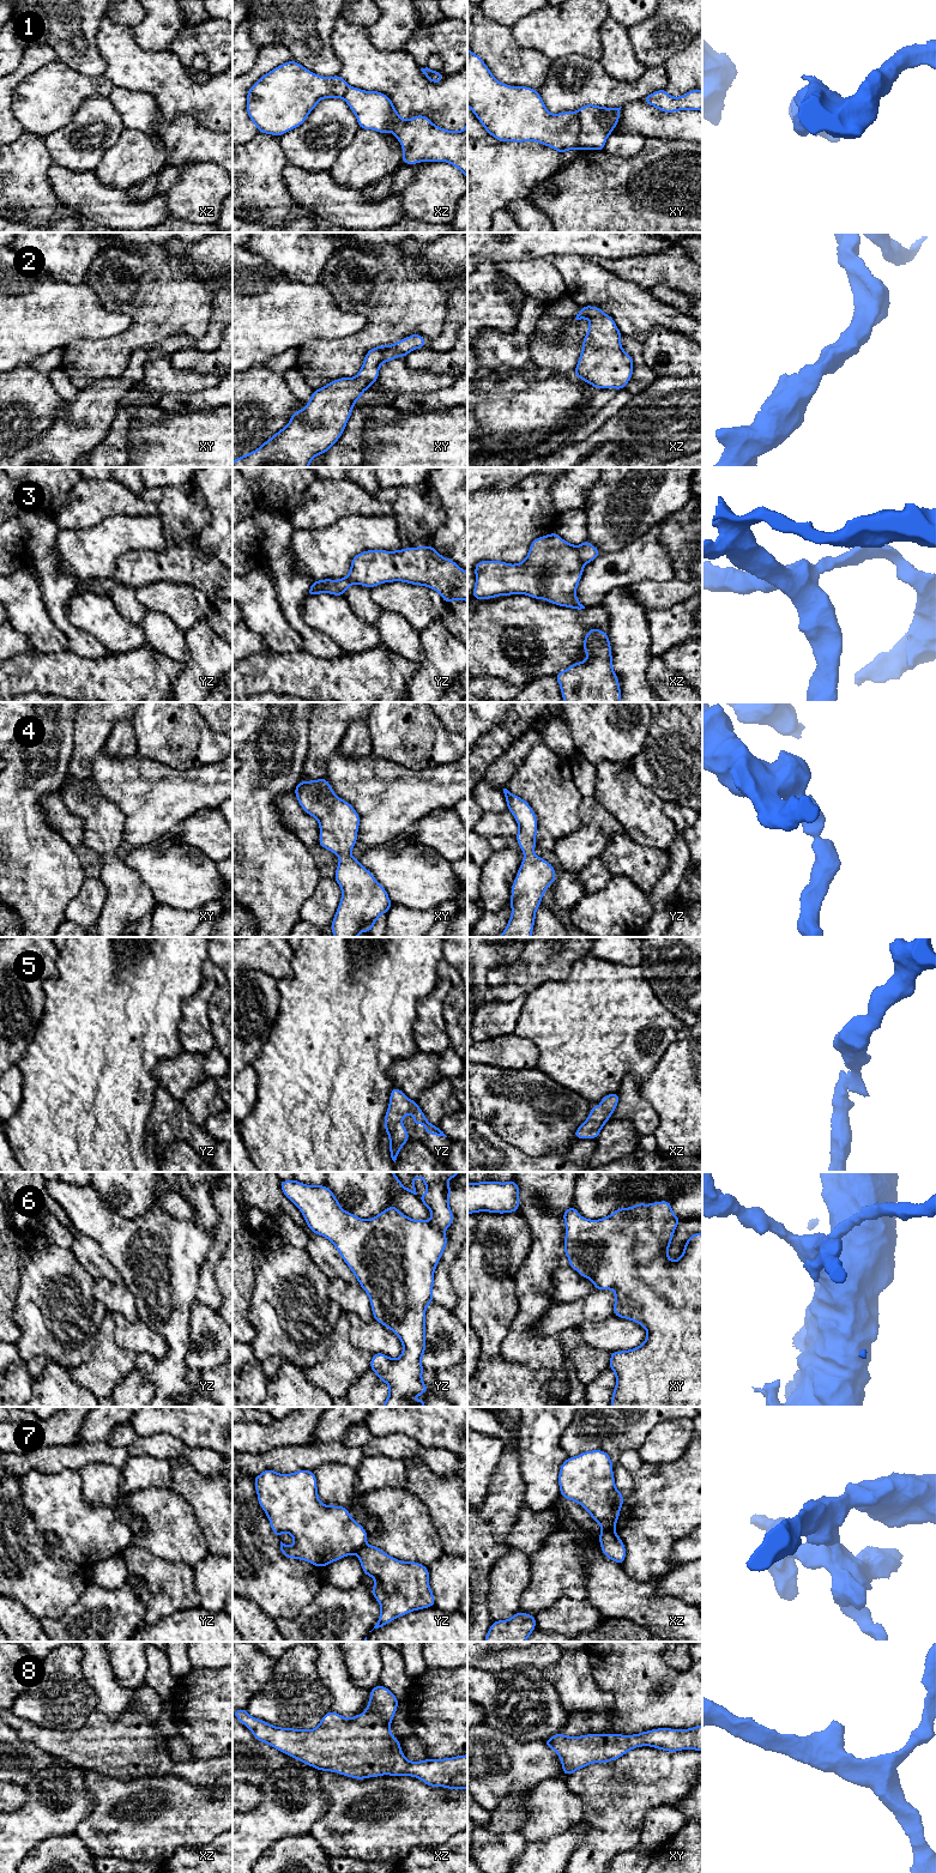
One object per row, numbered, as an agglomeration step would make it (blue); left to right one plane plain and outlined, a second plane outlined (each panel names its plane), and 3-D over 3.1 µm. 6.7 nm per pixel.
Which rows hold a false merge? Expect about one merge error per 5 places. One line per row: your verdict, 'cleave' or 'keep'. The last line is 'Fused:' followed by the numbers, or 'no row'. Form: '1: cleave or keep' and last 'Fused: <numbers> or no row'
1: cleave
2: keep
3: cleave
4: keep
5: keep
6: keep
7: cleave
8: keep
Fused: 1, 3, 7

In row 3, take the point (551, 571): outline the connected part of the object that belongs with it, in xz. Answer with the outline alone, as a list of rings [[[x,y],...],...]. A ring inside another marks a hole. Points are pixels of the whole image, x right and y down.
[[[552,532],[536,538],[530,545],[526,558],[520,563],[479,561],[475,567],[476,584],[472,596],[475,599],[484,600],[499,596],[526,594],[560,606],[581,610],[585,606],[576,598],[576,587],[584,567],[576,546]]]

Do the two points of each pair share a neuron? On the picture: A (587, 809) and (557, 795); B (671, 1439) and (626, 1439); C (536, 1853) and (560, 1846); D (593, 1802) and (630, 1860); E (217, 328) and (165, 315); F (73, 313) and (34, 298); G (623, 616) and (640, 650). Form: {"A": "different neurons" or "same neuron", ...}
{"A": "different neurons", "B": "different neurons", "C": "same neuron", "D": "different neurons", "E": "different neurons", "F": "same neuron", "G": "same neuron"}

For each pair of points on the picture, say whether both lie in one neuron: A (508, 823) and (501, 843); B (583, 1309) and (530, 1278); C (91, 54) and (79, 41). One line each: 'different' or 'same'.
A: different
B: different
C: different

